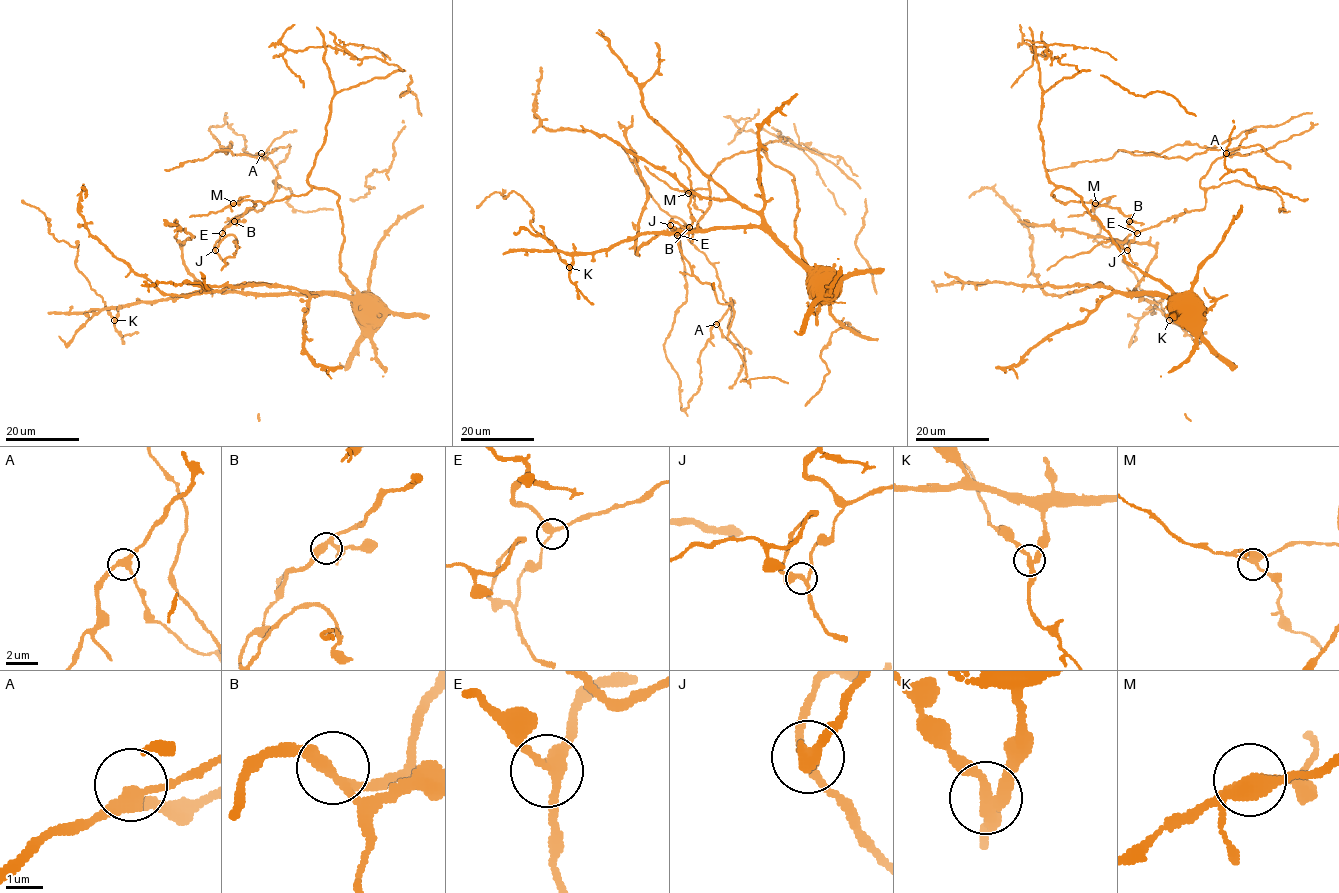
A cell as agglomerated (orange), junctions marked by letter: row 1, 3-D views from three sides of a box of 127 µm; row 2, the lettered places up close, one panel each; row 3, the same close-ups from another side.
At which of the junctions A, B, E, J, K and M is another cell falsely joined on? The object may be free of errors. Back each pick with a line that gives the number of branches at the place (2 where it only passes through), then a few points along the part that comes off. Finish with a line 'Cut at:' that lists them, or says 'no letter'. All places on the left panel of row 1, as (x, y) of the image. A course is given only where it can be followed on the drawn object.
K: Branches: 3. Course of the part to remove: (114, 320), (103, 298), (75, 264), (78, 242), (71, 247), (59, 241), (49, 232), (46, 217), (21, 200)
Cut at: K

